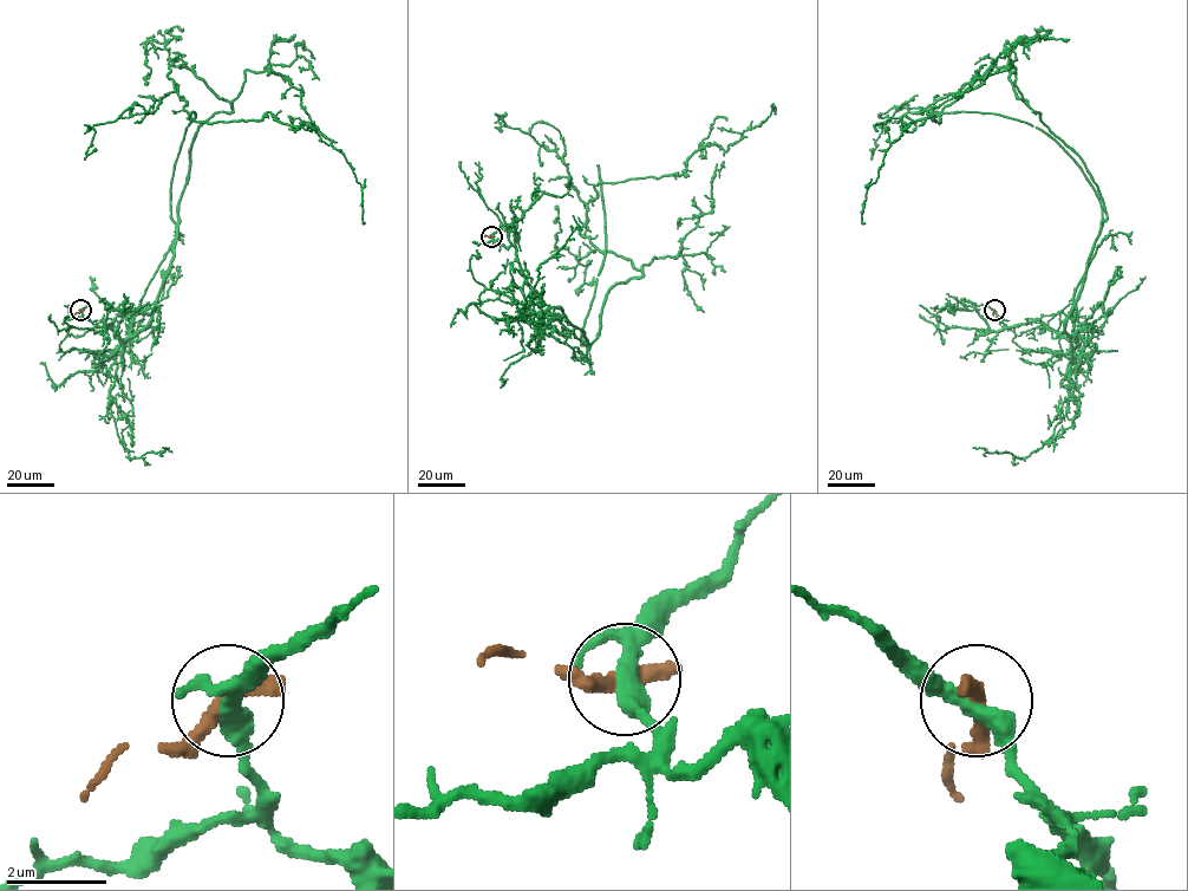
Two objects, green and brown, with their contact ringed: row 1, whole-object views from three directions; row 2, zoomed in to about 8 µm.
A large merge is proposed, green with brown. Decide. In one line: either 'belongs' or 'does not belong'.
does not belong

